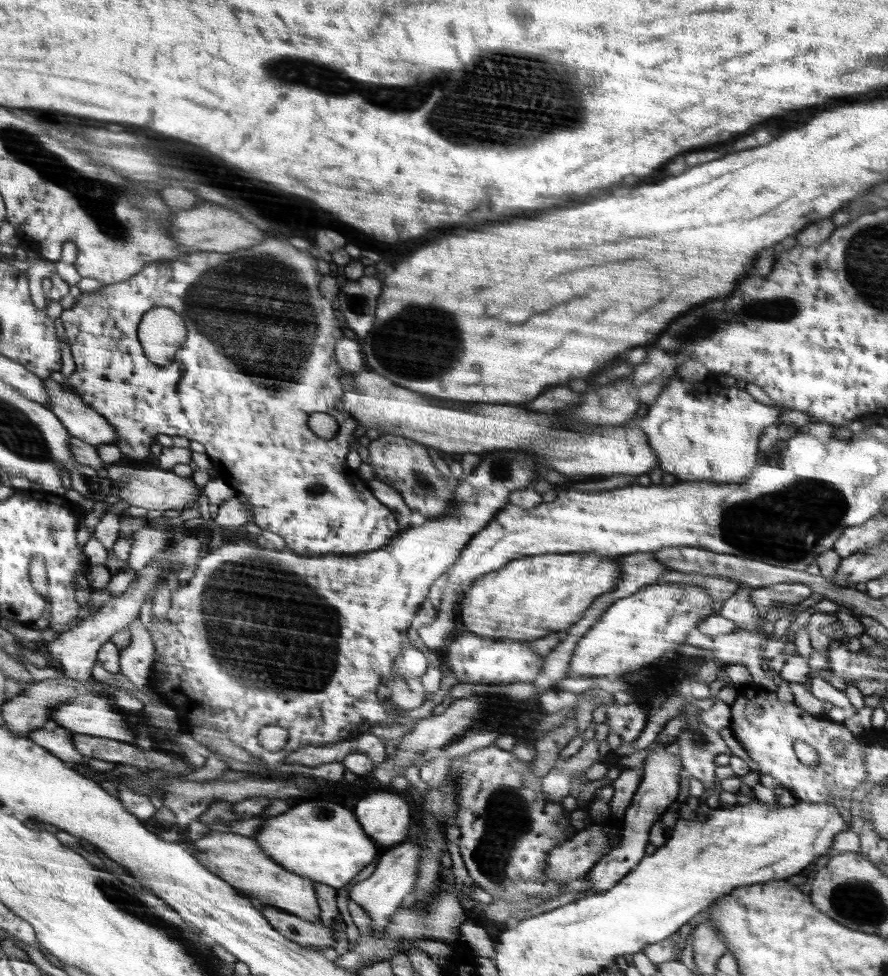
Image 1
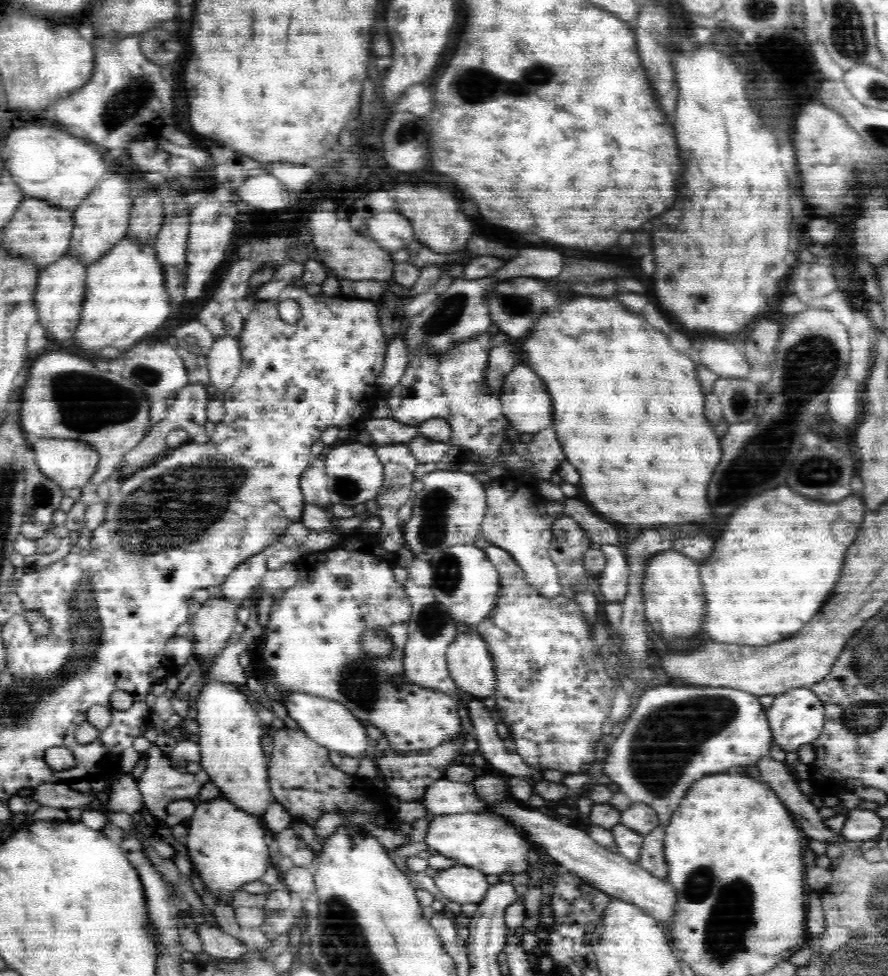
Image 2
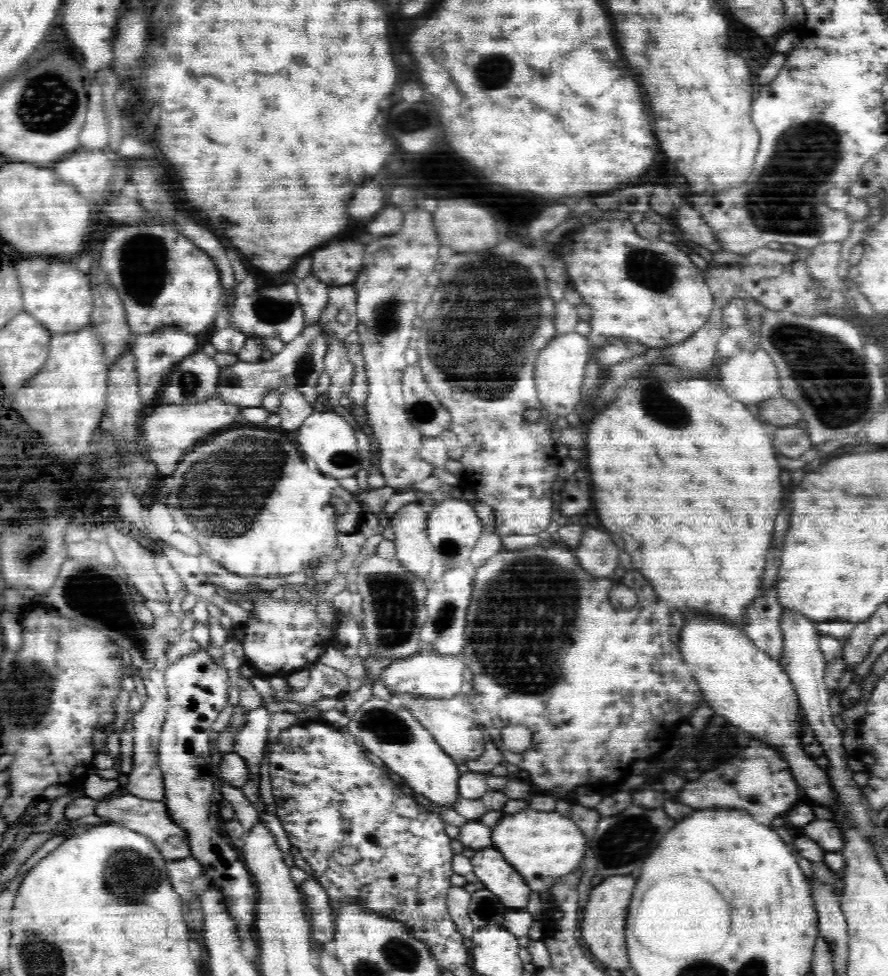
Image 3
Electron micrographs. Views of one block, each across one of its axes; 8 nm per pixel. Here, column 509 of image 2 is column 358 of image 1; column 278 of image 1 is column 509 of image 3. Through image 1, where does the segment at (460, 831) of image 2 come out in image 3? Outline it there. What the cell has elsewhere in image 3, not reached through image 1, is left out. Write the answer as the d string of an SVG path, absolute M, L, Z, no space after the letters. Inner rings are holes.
M528 808L512 816L504 814L493 826L491 837L492 846L503 853L508 864L522 874L527 885L537 893L552 892L558 876L576 870L586 852L586 838L580 828L558 812L536 812Z

